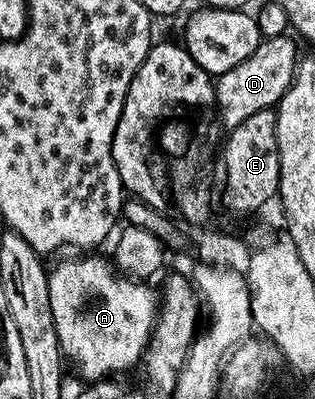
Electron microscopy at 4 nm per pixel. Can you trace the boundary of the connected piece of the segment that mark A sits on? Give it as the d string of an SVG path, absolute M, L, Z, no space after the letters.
M77 254L74 260L61 260L58 262L54 268L50 267L48 269L49 275L49 301L51 302L51 318L55 322L55 334L59 340L59 346L61 347L62 357L66 361L69 360L71 363L77 367L77 372L79 375L85 379L85 382L96 382L98 380L103 380L112 377L114 374L121 374L117 372L125 372L128 368L133 368L142 363L143 357L148 349L149 341L153 335L154 327L157 323L157 314L159 311L159 296L152 292L148 287L148 283L132 279L124 274L119 274L118 269L114 267L112 263L109 264L101 256L93 256L97 254Z

